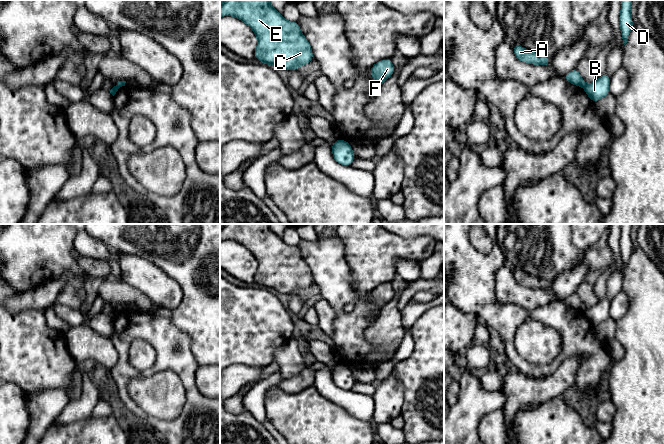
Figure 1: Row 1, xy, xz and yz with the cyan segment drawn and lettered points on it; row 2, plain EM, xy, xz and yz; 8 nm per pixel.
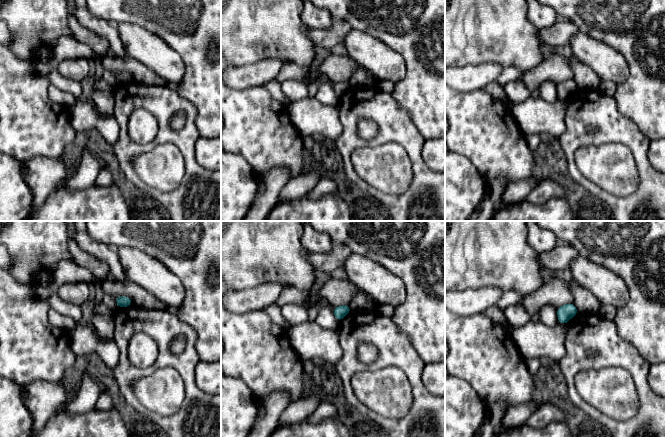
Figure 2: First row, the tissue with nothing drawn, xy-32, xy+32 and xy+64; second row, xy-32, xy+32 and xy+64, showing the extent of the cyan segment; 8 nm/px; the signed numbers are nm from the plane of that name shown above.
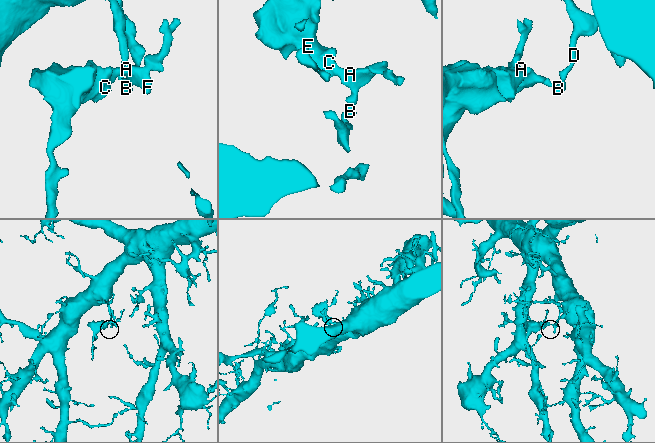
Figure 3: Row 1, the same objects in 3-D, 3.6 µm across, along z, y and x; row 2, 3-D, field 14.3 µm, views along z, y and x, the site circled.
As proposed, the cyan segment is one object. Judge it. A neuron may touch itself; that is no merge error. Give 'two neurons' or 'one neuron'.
two neurons

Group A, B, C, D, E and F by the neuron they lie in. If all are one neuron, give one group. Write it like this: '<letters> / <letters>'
A C E F / B D

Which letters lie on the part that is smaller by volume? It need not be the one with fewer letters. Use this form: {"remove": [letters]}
{"remove": ["A", "C", "E", "F"]}

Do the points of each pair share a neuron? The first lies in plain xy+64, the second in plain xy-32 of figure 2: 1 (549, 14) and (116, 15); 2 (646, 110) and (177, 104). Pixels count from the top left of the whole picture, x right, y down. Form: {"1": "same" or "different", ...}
{"1": "different", "2": "different"}

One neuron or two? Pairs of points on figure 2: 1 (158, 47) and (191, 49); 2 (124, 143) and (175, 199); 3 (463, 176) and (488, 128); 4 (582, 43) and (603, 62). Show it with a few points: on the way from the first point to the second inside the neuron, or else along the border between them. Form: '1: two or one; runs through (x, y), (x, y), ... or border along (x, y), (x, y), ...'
1: two; border along (153, 33), (160, 36), (179, 55), (184, 68)
2: one; runs through (125, 162), (130, 174), (141, 185), (156, 194)
3: two; border along (455, 152), (464, 155), (486, 178)
4: one; runs through (587, 48), (598, 57)

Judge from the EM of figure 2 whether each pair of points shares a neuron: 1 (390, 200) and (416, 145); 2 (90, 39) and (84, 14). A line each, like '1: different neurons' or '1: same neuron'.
1: same neuron
2: different neurons

